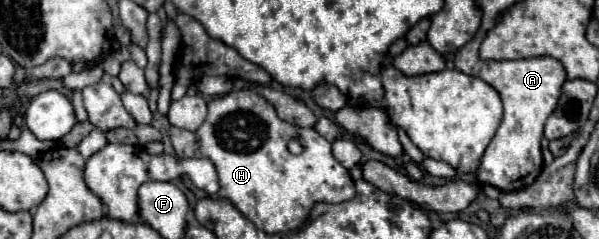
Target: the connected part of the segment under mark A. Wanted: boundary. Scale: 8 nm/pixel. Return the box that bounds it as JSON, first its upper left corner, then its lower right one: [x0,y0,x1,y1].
[454,28,566,191]

